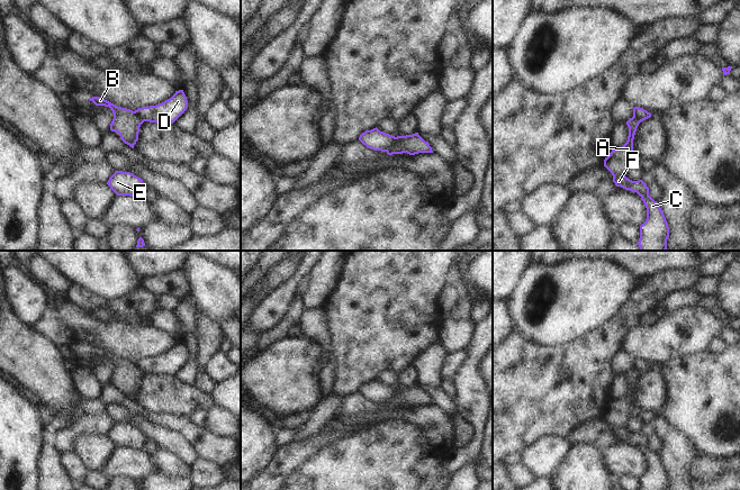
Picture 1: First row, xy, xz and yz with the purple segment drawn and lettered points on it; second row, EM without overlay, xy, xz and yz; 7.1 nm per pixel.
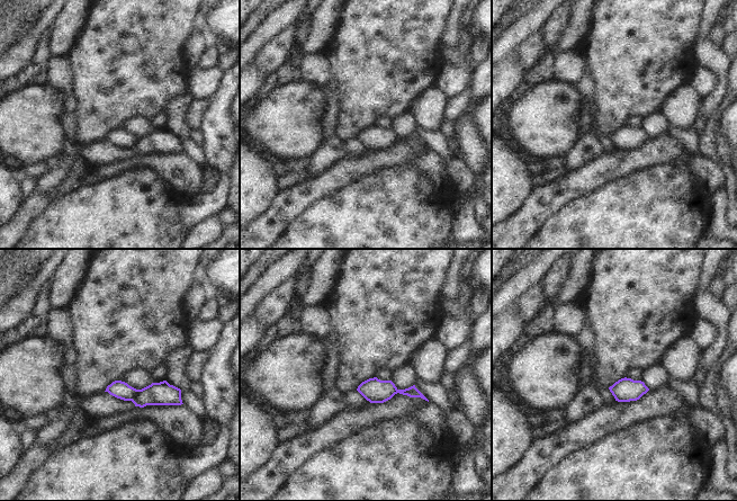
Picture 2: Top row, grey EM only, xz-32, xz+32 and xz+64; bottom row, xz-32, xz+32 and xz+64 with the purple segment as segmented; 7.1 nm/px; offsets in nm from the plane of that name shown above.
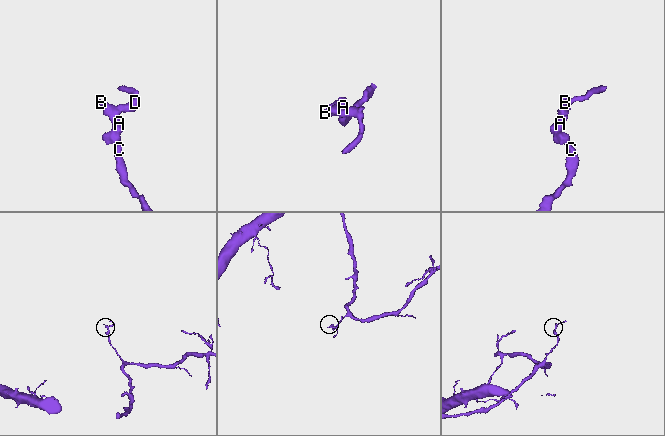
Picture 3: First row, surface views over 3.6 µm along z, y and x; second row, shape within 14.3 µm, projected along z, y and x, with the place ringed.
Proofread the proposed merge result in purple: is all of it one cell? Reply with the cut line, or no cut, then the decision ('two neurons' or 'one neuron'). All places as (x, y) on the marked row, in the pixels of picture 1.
cut xz (397, 137), (396, 142), (386, 151); two neurons

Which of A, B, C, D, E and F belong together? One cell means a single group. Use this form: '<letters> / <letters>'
A B C E F / D

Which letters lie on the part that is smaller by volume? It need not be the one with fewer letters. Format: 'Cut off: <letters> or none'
Cut off: D

